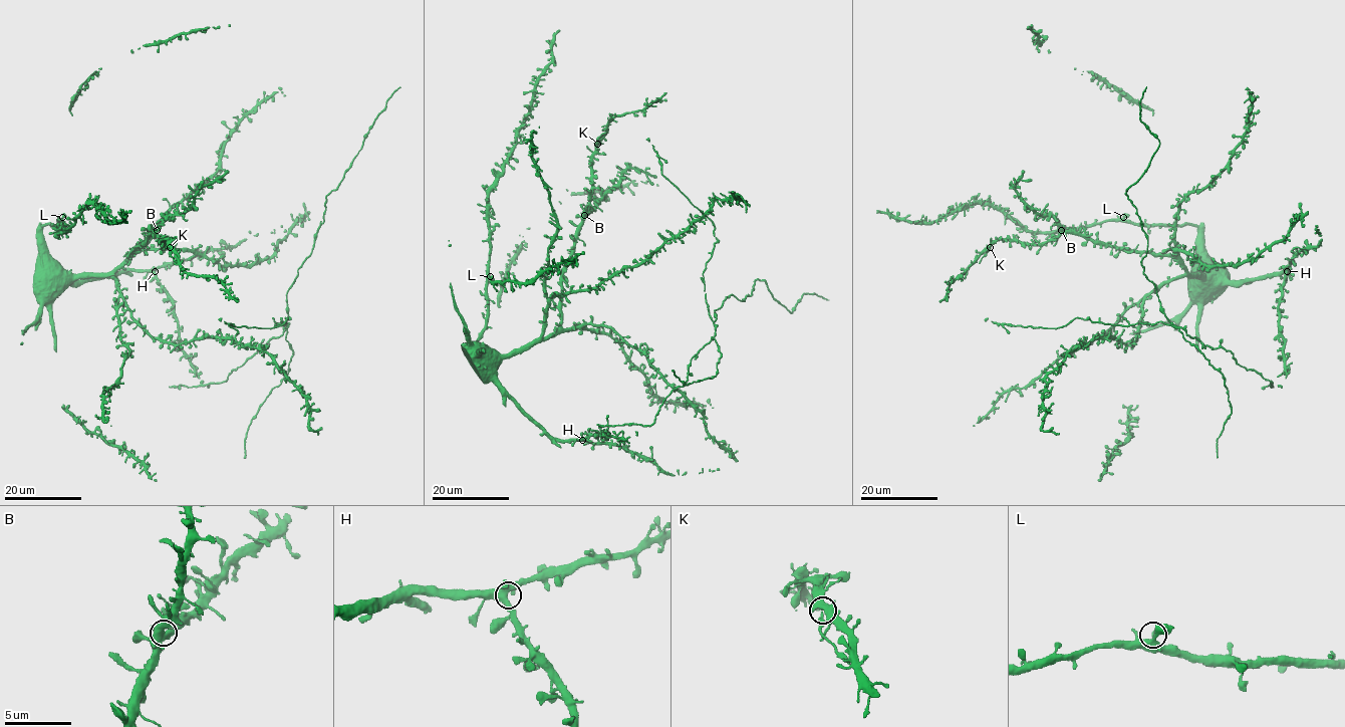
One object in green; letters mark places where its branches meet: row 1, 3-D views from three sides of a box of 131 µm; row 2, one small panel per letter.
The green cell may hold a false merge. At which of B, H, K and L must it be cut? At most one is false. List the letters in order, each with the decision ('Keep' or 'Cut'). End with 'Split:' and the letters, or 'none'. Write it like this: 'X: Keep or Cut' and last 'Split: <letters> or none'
B: Keep
H: Keep
K: Cut
L: Keep
Split: K

